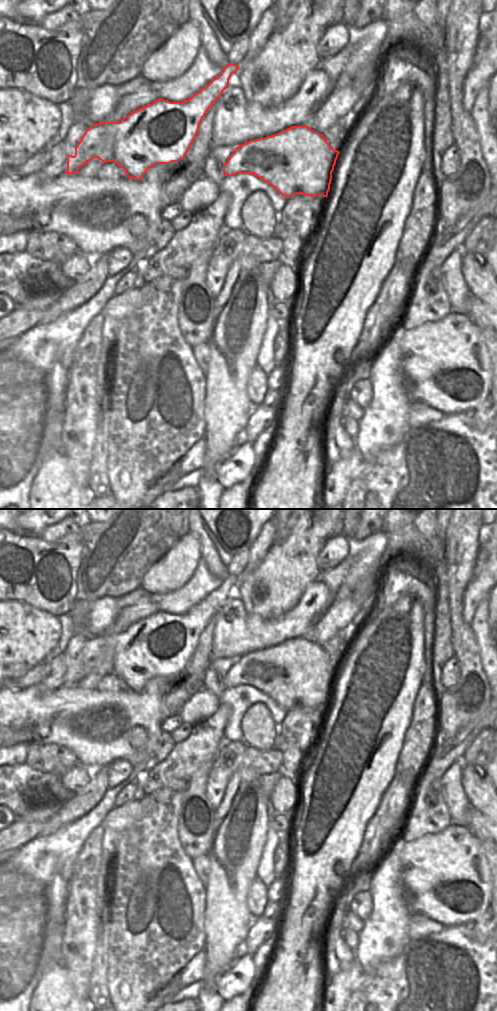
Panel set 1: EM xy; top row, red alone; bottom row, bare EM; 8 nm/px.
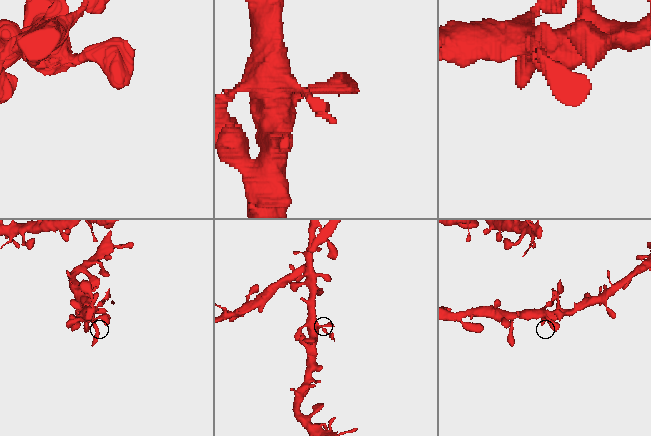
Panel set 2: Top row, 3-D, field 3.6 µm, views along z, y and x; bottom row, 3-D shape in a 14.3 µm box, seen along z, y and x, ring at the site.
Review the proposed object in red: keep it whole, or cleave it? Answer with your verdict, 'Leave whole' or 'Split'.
Leave whole

